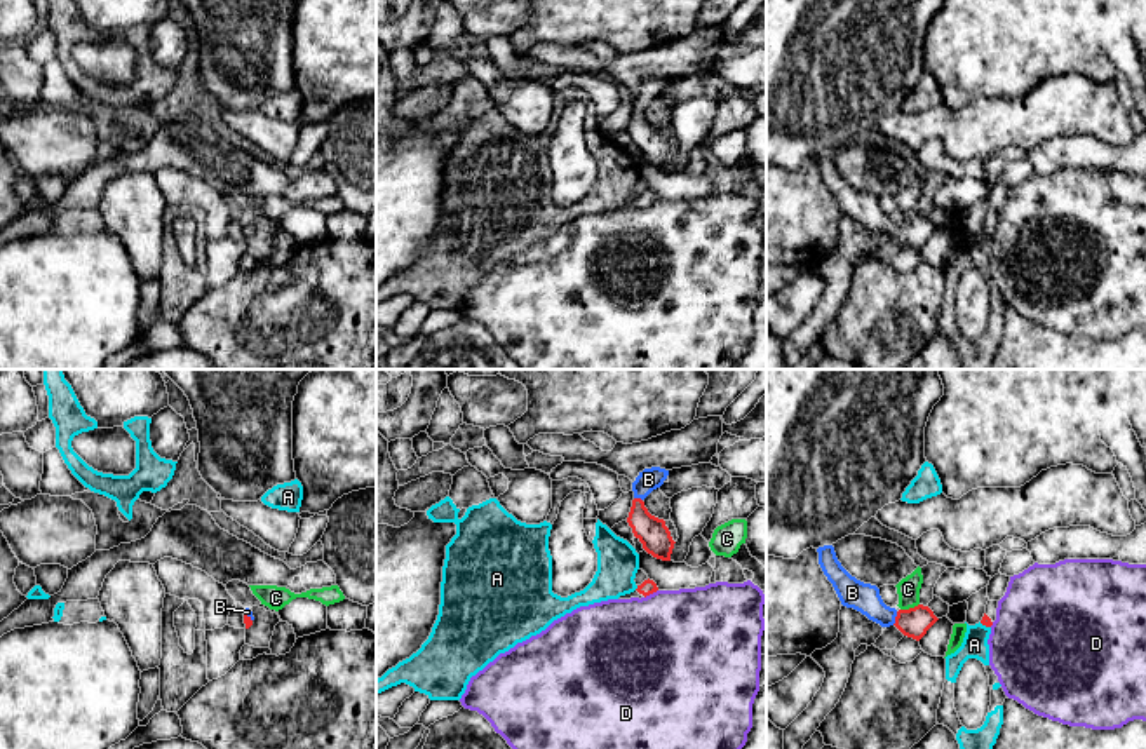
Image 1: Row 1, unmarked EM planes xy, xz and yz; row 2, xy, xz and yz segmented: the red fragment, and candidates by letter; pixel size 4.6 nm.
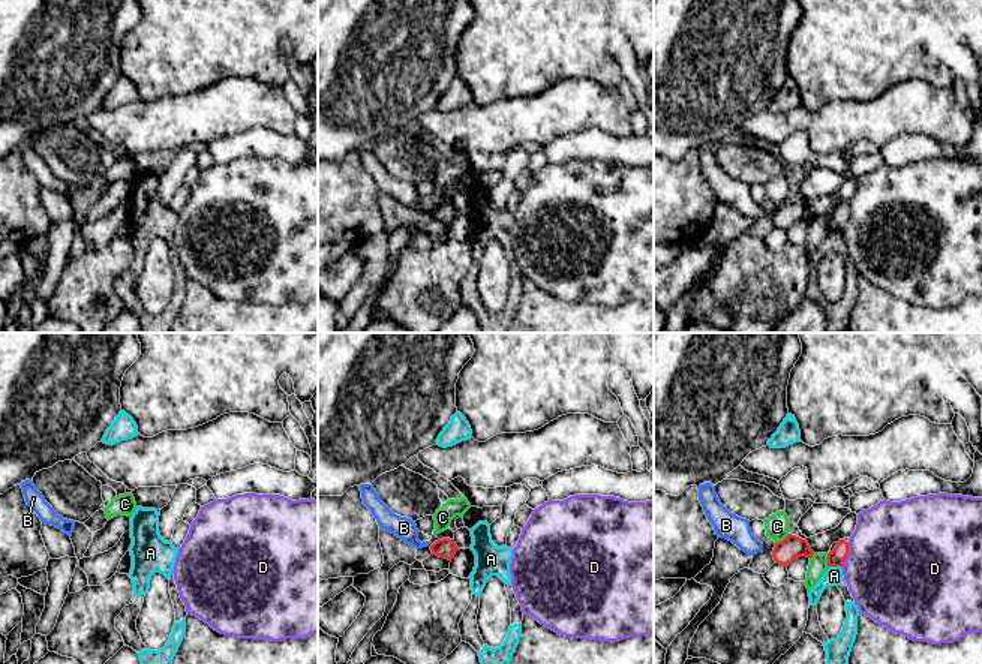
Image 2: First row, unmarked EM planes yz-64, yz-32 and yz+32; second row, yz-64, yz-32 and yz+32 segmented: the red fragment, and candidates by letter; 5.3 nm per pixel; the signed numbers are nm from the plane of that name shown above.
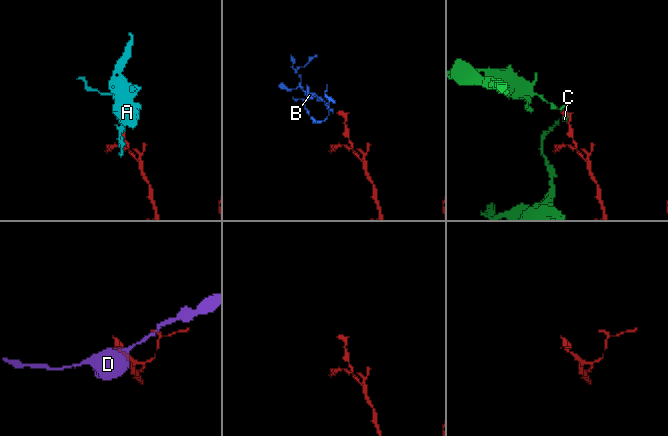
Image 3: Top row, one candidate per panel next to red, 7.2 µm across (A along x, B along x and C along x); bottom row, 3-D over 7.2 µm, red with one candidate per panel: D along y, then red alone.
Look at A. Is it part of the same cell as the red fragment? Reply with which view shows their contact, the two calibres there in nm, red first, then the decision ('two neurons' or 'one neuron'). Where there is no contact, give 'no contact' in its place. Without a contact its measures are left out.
contact in xz; calibres 70 and 190 nm; two neurons

